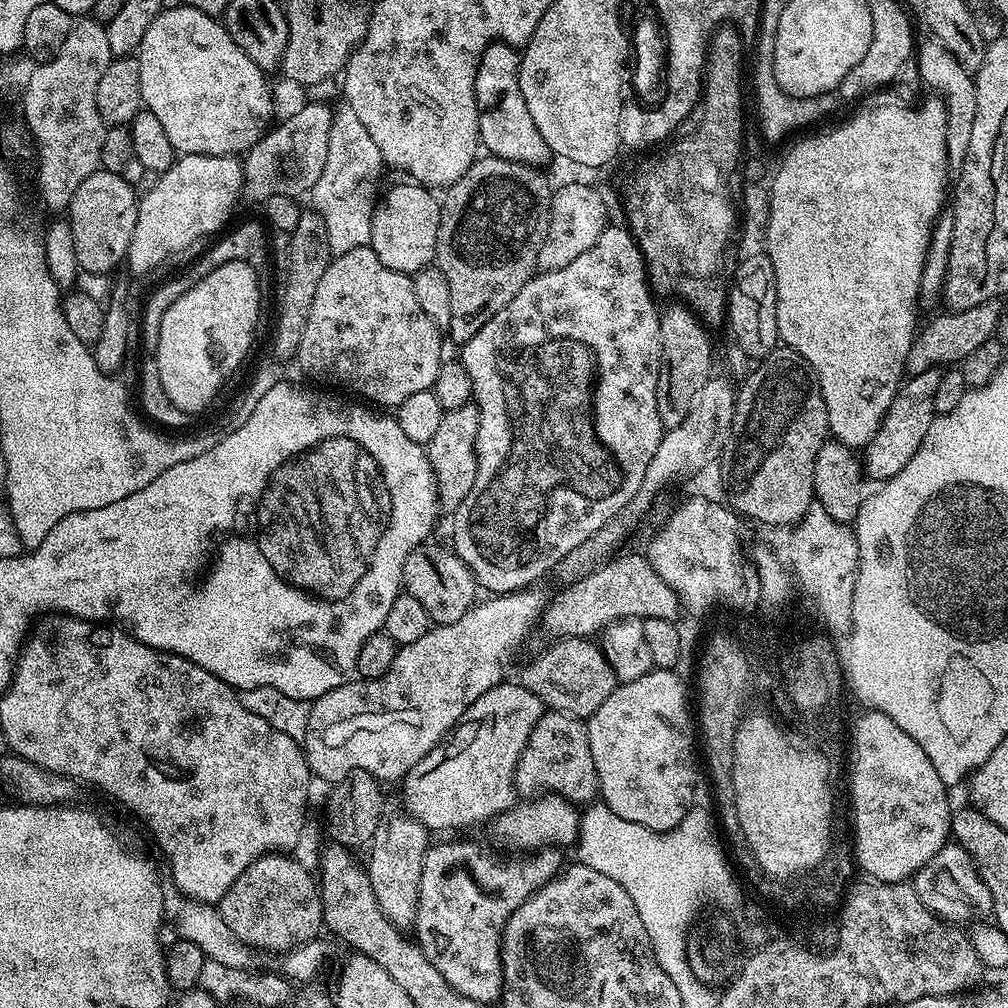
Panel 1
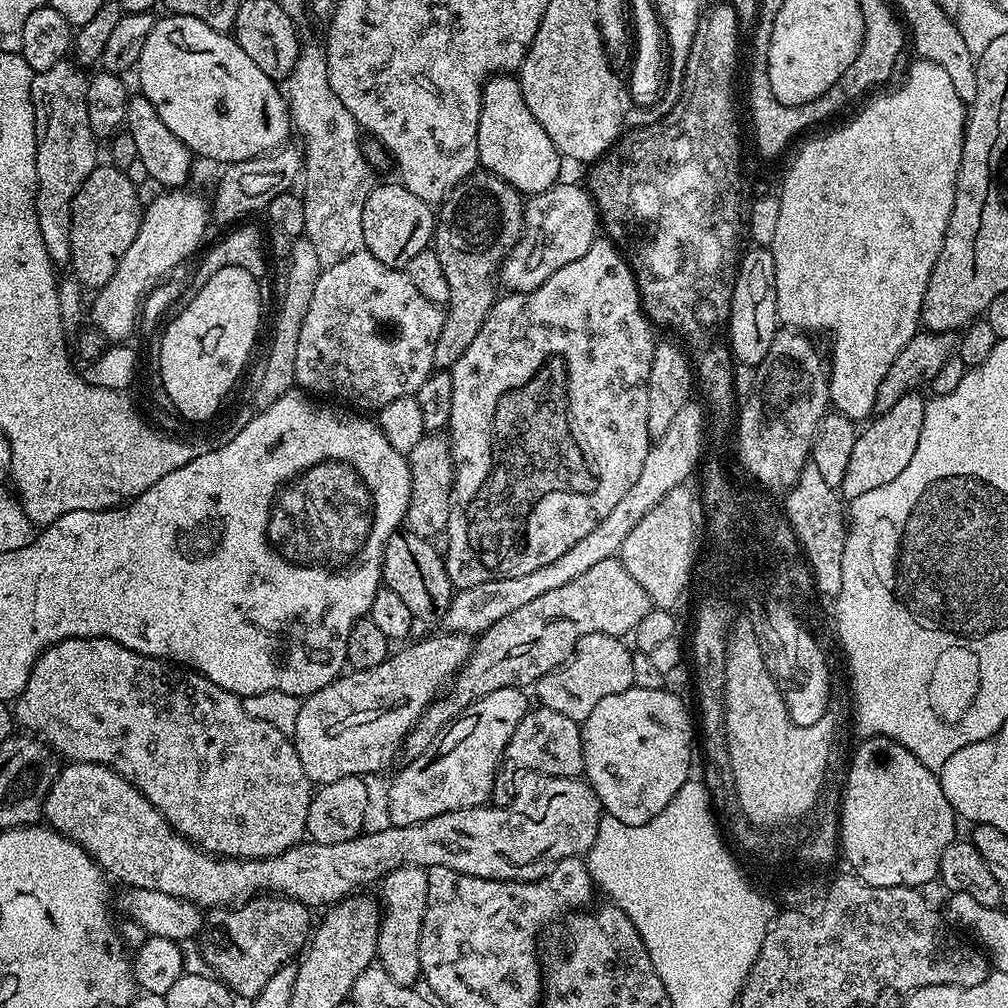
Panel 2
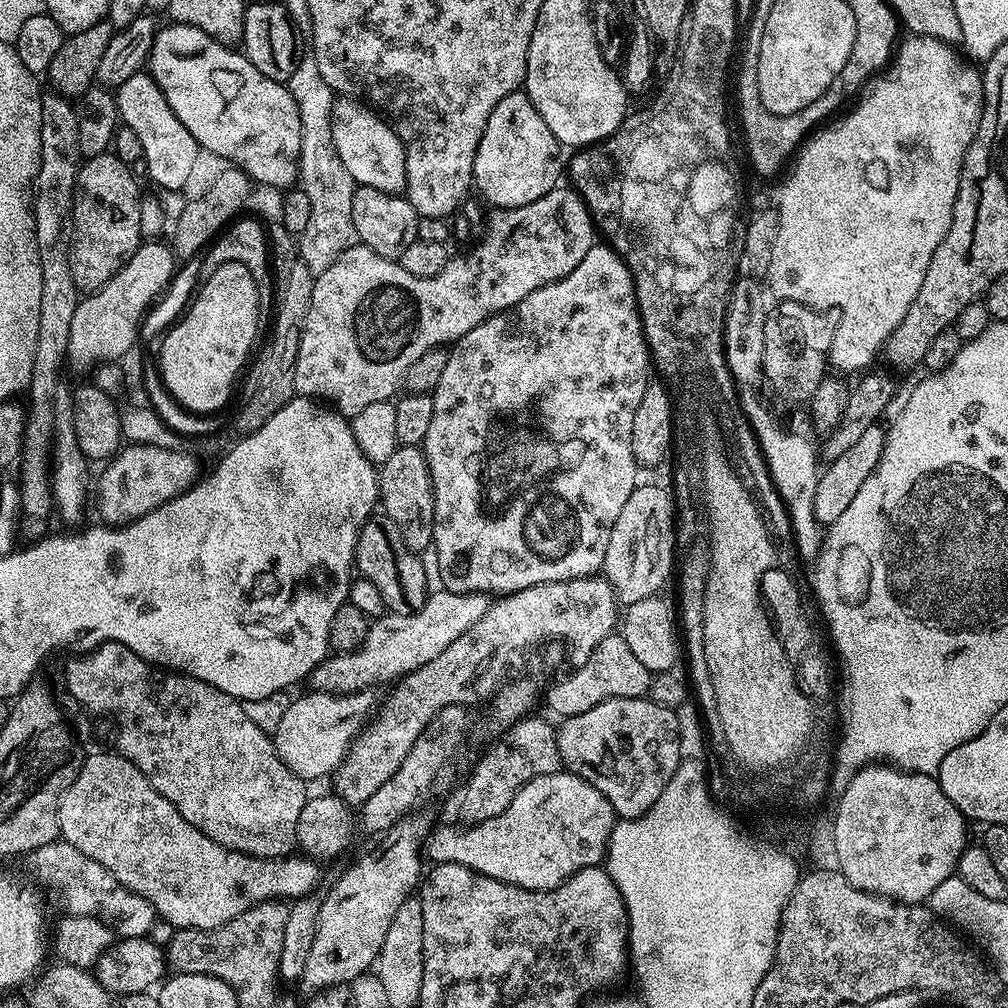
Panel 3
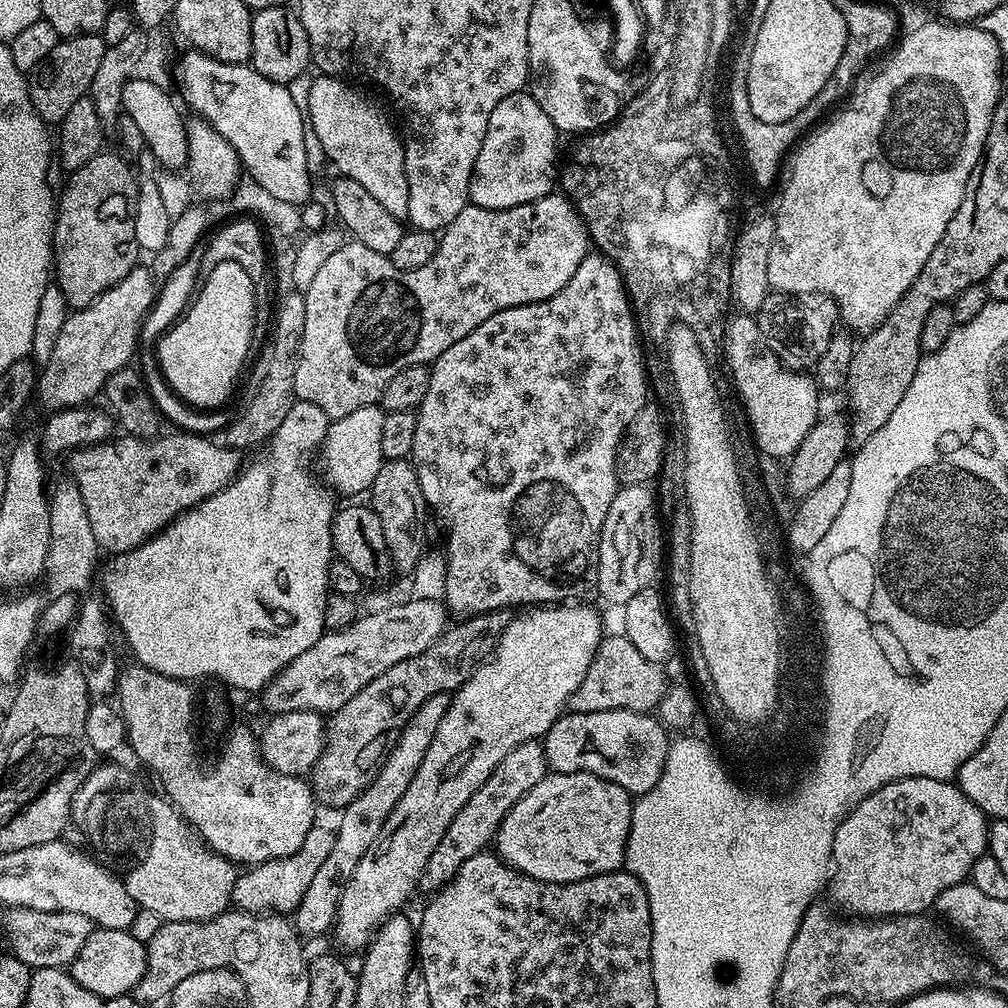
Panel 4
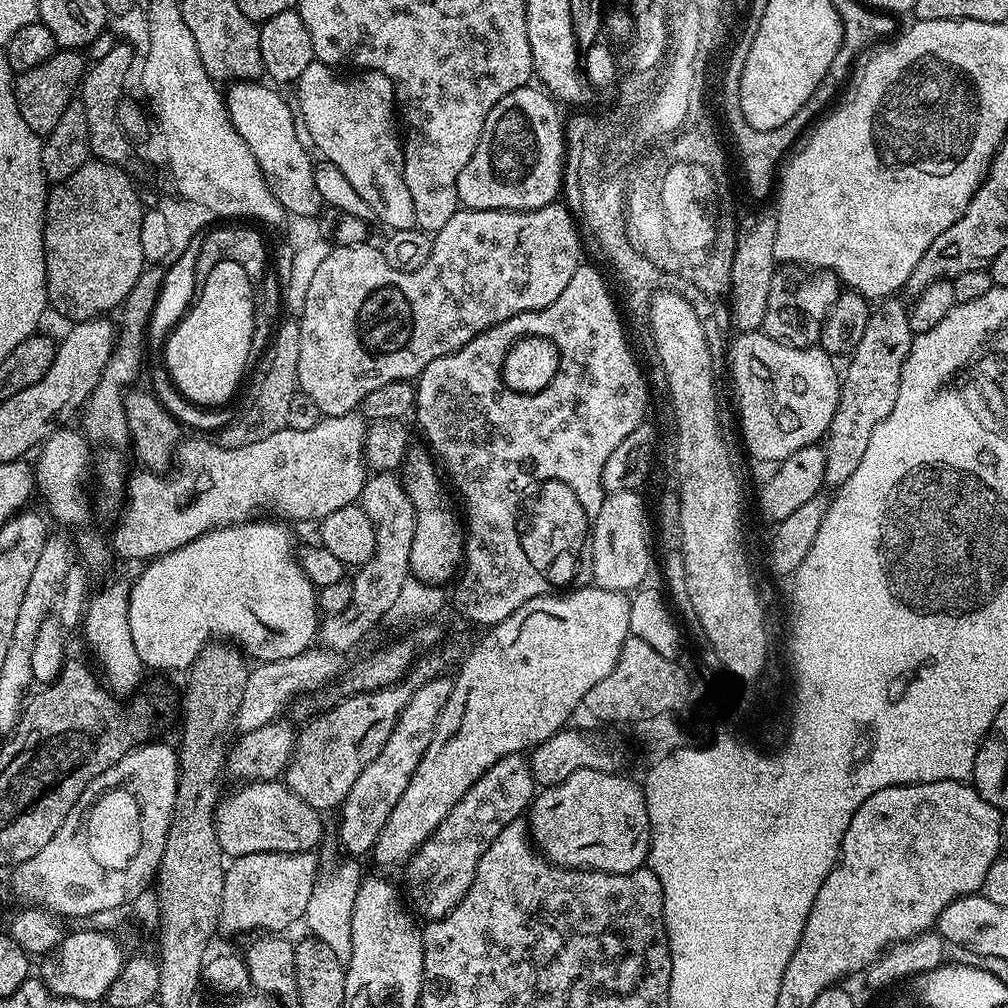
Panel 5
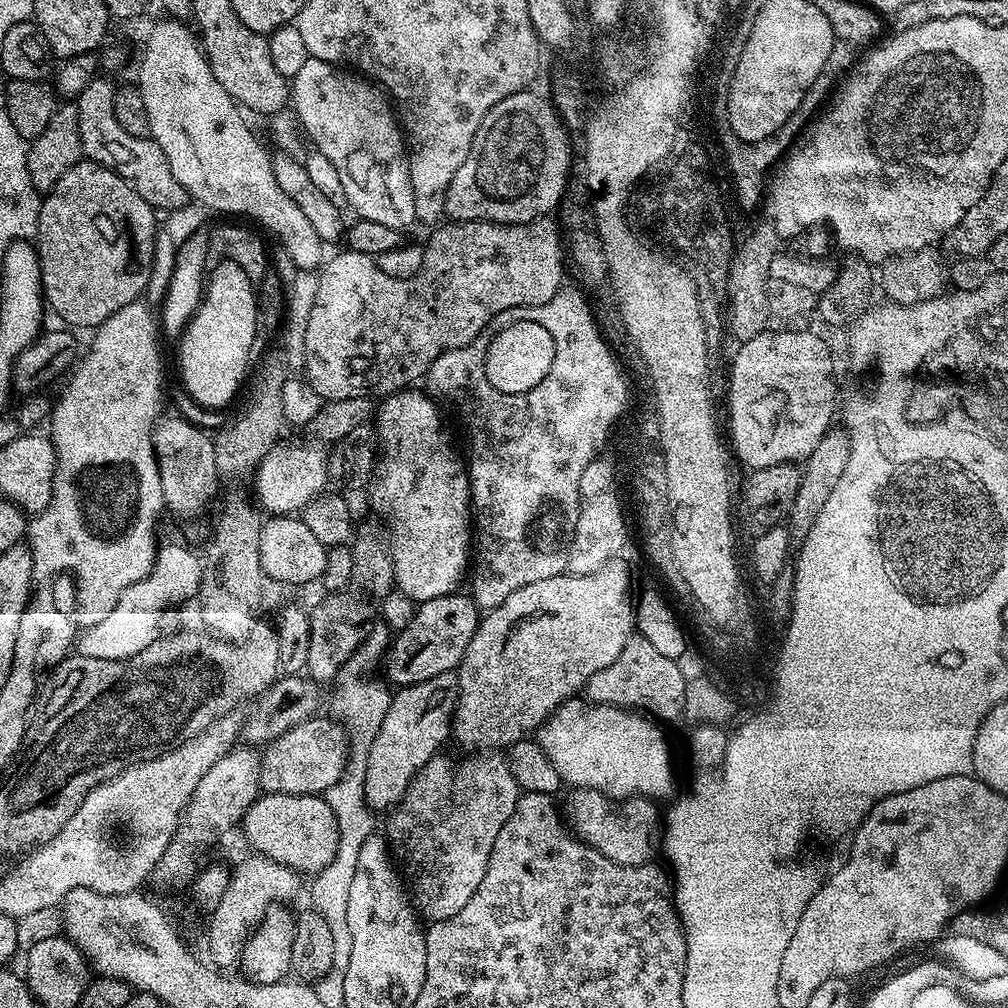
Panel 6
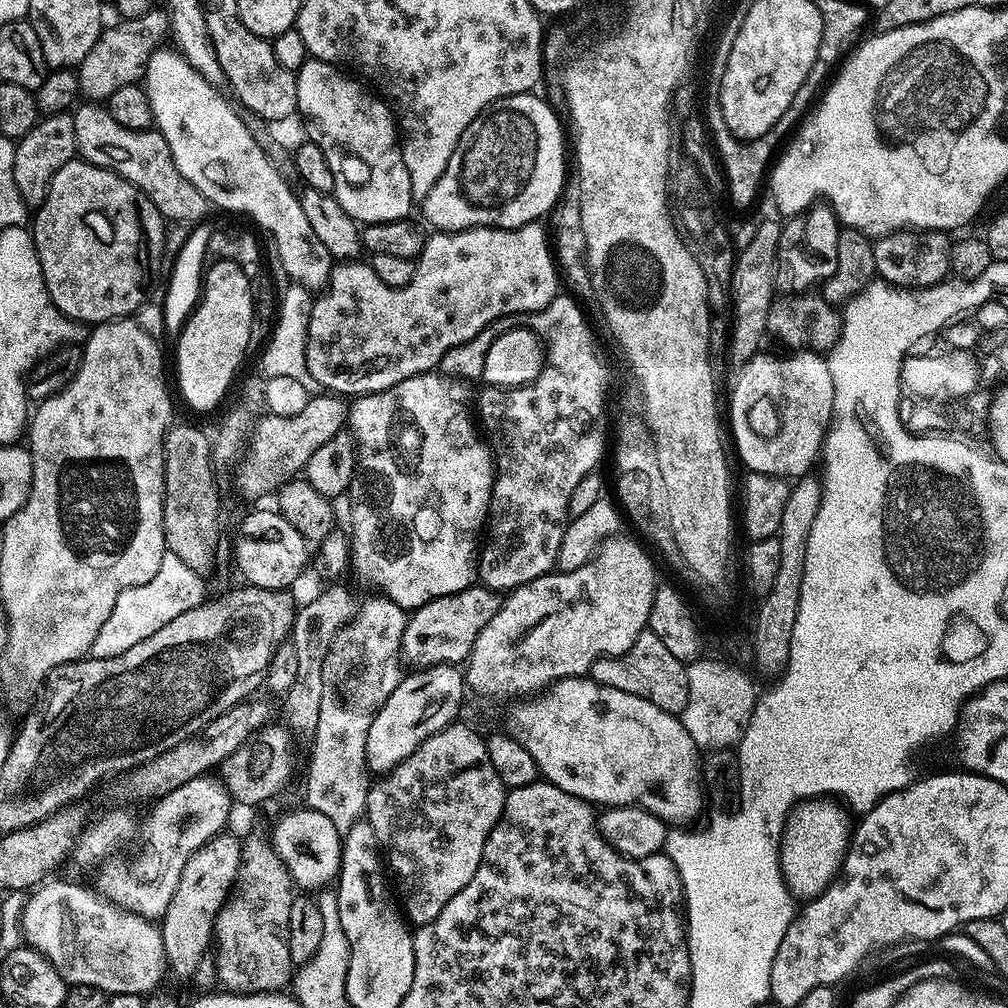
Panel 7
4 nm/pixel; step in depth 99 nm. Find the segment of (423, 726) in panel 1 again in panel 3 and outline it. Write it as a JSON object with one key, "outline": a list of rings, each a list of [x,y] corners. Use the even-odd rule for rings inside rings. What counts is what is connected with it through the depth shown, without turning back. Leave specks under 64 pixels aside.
{"outline":[[[312,690],[309,693],[291,701],[274,733],[276,753],[288,769],[305,782],[331,777],[373,715],[371,691],[337,694]]]}

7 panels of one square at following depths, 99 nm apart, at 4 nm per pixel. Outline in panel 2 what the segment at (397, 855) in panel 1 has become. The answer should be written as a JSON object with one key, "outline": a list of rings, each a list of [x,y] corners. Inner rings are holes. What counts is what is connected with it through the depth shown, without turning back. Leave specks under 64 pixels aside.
{"outline":[[[401,866],[393,868],[382,880],[384,900],[376,954],[379,967],[383,968],[394,982],[415,985],[421,979],[418,946],[422,938],[424,915],[428,905],[428,873],[423,868]]]}

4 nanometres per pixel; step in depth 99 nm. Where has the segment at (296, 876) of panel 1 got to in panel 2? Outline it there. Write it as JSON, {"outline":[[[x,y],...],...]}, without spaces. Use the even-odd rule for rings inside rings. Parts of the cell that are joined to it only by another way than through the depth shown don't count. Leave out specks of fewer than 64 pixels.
{"outline":[[[261,894],[255,900],[225,911],[224,928],[209,927],[203,933],[198,949],[211,971],[231,993],[240,998],[254,998],[283,964],[301,955],[310,940],[310,929],[314,924],[311,915],[308,905],[291,900],[289,896]]]}

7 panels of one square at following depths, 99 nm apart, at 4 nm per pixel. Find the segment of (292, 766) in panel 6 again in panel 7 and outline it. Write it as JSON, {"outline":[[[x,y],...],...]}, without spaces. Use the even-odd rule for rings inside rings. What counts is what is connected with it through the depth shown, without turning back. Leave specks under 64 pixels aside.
{"outline":[[[265,724],[245,744],[238,746],[238,750],[234,750],[218,768],[224,787],[237,805],[266,803],[271,796],[278,795],[287,786],[292,776],[293,741],[287,727],[277,724]]]}

